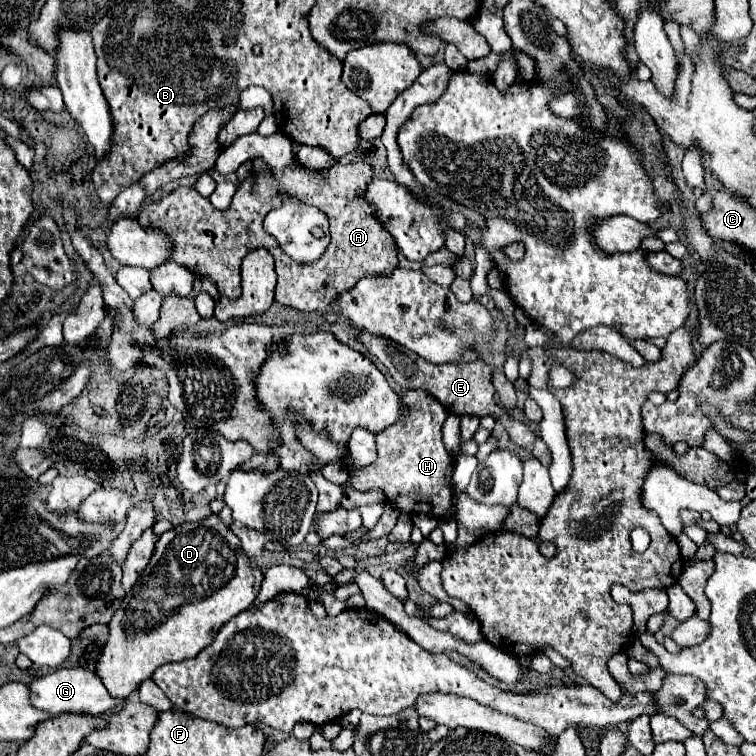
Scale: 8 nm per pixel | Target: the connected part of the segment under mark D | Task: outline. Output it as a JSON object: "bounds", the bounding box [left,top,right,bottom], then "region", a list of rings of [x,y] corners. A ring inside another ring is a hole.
{"bounds":[95,514,263,698],"region":[[[211,514],[201,522],[175,526],[173,530],[161,534],[161,538],[157,540],[155,554],[149,560],[145,572],[129,590],[125,602],[109,622],[109,638],[103,646],[101,660],[95,672],[101,676],[101,680],[113,696],[127,698],[143,680],[151,678],[153,670],[157,670],[161,664],[193,658],[205,646],[209,646],[217,630],[225,622],[229,622],[233,616],[251,606],[261,582],[263,570],[249,564],[249,558],[245,556],[239,538],[221,522],[217,514]],[[161,572],[167,580],[163,590]]]}

